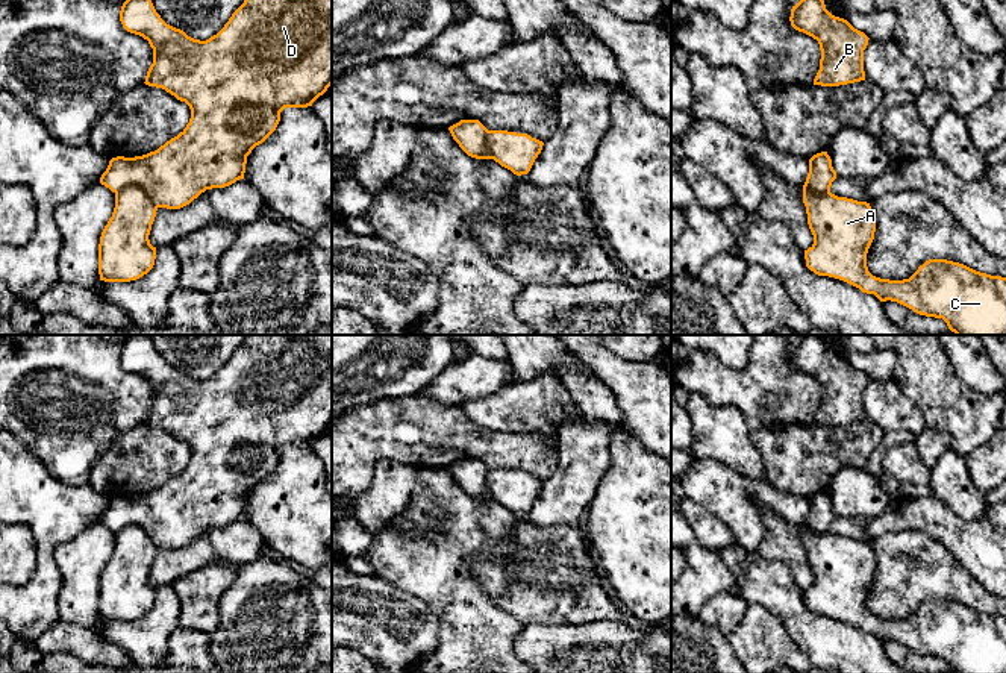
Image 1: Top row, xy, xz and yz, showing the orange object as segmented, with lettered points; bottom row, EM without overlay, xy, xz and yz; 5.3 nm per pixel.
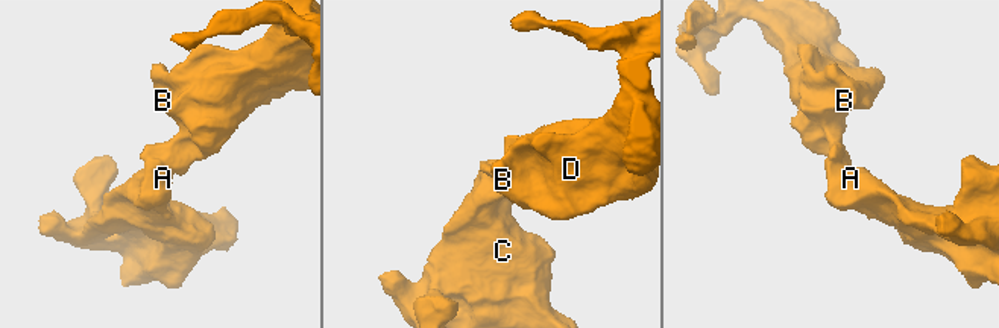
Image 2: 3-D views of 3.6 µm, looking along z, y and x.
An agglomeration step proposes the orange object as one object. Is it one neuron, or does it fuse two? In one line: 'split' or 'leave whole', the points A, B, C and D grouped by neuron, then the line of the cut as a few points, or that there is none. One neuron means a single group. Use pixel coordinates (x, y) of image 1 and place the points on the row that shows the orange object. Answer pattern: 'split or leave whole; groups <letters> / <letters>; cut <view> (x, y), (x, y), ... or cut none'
split; groups A C / B D; cut xy (115, 191), (137, 185), (158, 206)

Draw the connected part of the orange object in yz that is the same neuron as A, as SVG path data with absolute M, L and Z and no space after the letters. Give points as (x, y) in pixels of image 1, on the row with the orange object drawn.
M804 188L803 203L814 235L804 259L815 274L844 280L920 315L942 318L956 335L1006 335L1006 277L947 259L926 261L909 279L876 277L867 267L876 232L870 203Z

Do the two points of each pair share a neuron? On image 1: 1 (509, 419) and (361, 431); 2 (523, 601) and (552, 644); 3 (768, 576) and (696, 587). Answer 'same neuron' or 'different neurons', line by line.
1: different neurons
2: different neurons
3: different neurons

